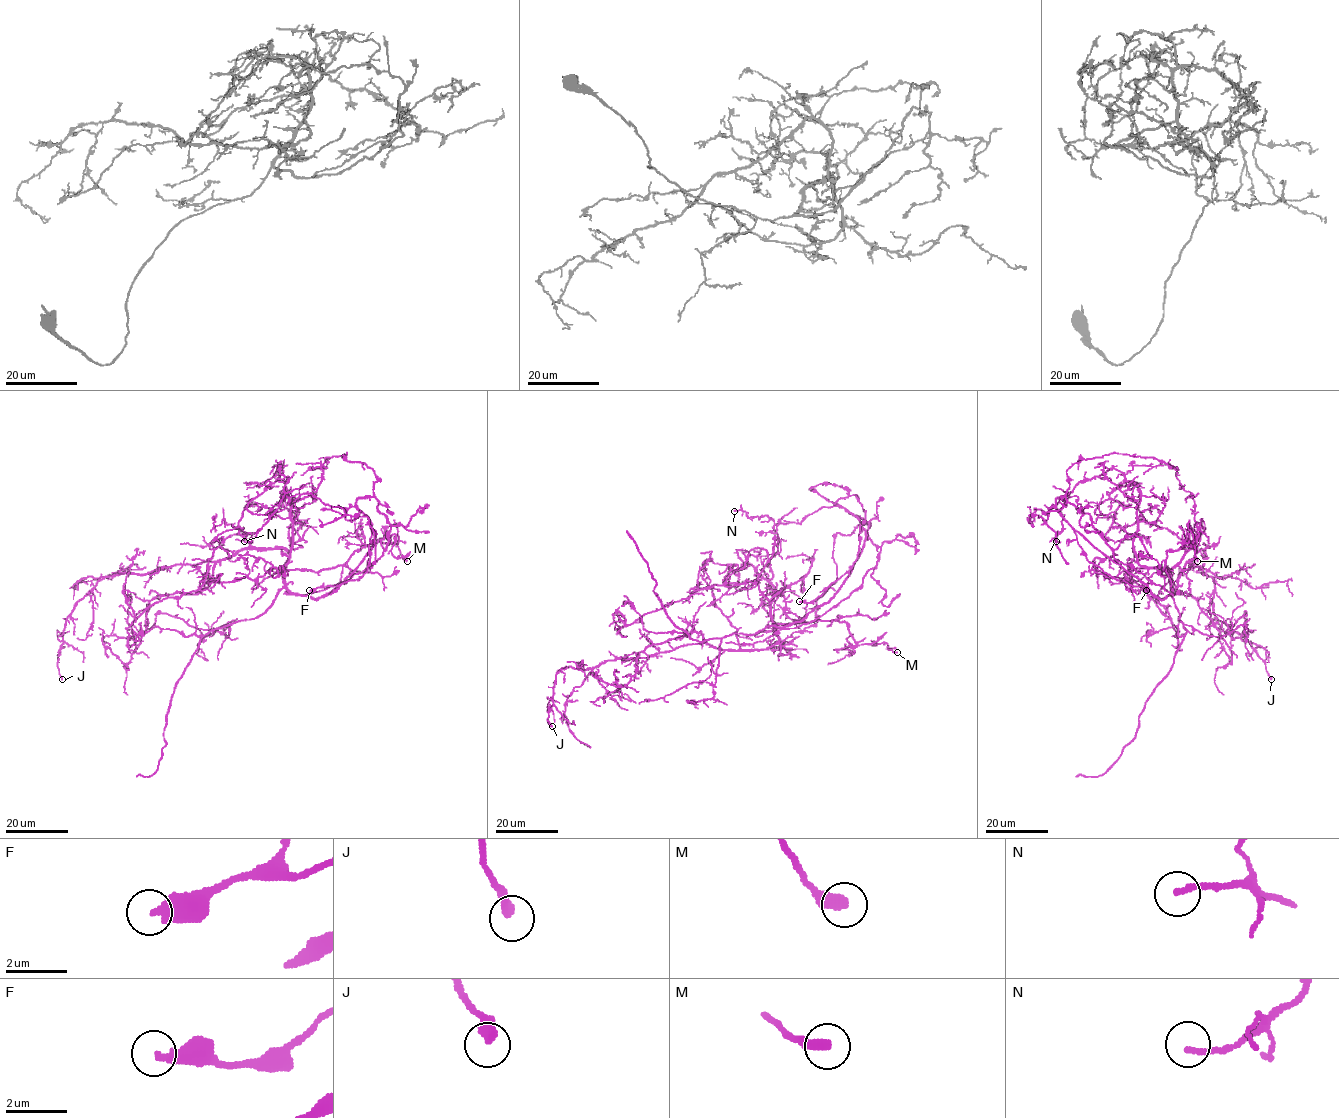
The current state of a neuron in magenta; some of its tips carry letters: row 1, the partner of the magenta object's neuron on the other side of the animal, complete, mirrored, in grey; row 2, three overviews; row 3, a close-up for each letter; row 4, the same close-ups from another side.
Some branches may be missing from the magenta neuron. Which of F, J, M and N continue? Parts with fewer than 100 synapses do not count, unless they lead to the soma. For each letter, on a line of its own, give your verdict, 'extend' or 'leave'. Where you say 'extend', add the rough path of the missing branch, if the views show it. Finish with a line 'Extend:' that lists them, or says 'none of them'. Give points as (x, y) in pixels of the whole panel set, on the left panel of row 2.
F: leave
J: leave
M: leave
N: leave
Extend: none of them

